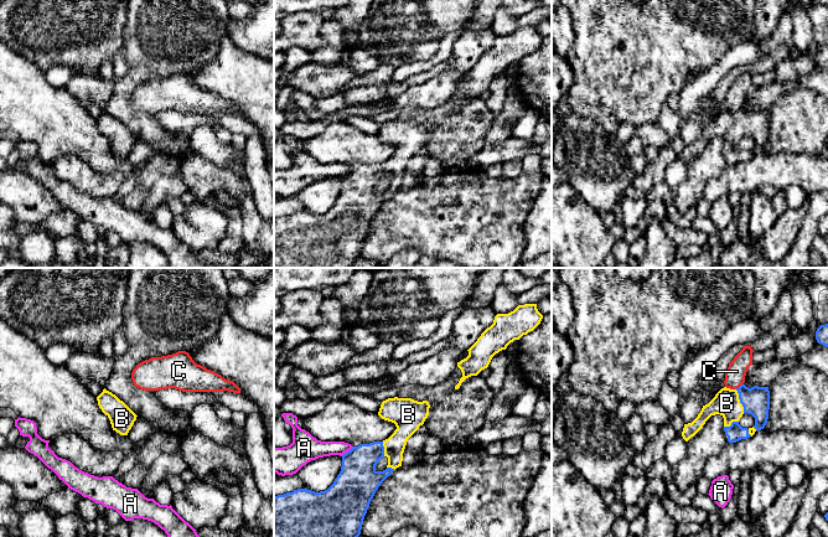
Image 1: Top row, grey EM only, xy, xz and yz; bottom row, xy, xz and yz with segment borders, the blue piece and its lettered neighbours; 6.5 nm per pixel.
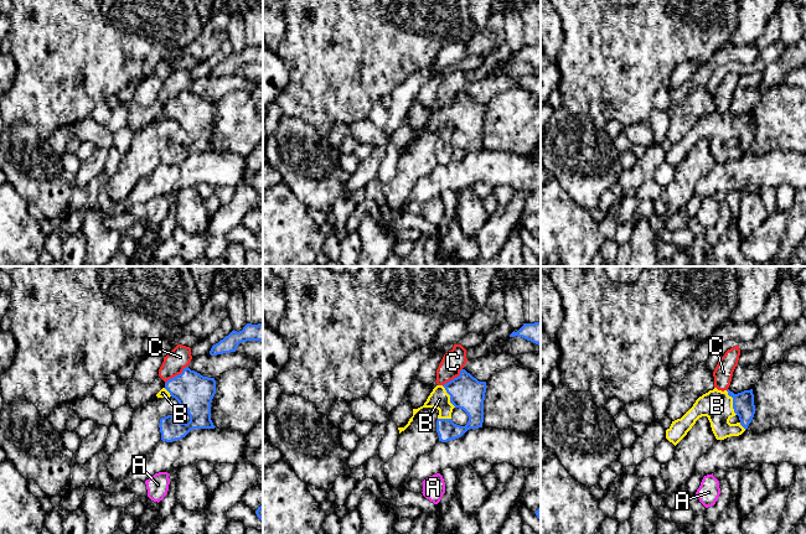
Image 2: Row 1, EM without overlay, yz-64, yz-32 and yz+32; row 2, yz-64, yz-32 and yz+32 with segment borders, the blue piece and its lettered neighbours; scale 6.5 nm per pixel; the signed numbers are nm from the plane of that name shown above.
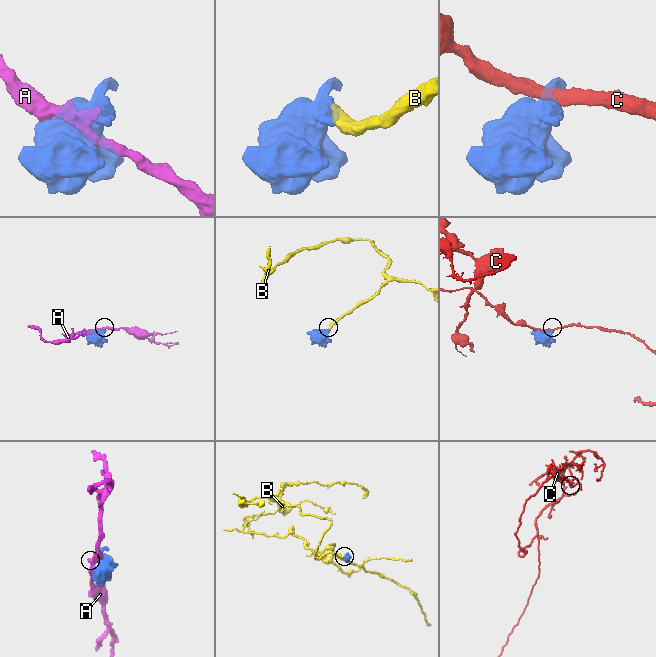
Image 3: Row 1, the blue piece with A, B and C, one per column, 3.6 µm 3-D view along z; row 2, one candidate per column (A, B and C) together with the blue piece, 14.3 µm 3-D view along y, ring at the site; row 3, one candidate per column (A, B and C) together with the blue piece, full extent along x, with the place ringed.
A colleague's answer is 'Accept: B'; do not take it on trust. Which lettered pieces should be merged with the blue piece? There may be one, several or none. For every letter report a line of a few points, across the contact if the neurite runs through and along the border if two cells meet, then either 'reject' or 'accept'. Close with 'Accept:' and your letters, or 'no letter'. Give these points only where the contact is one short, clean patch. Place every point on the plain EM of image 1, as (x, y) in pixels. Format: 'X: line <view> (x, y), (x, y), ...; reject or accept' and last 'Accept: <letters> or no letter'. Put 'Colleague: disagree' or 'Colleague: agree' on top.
Colleague: agree
A: line xz (353, 169), (341, 177); reject
B: line yz (755, 123), (740, 123), (726, 125); accept
C: line yz (743, 106), (735, 110); reject
Accept: B

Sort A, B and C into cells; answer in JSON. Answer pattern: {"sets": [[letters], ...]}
{"sets": [["A"], ["B"], ["C"]]}

